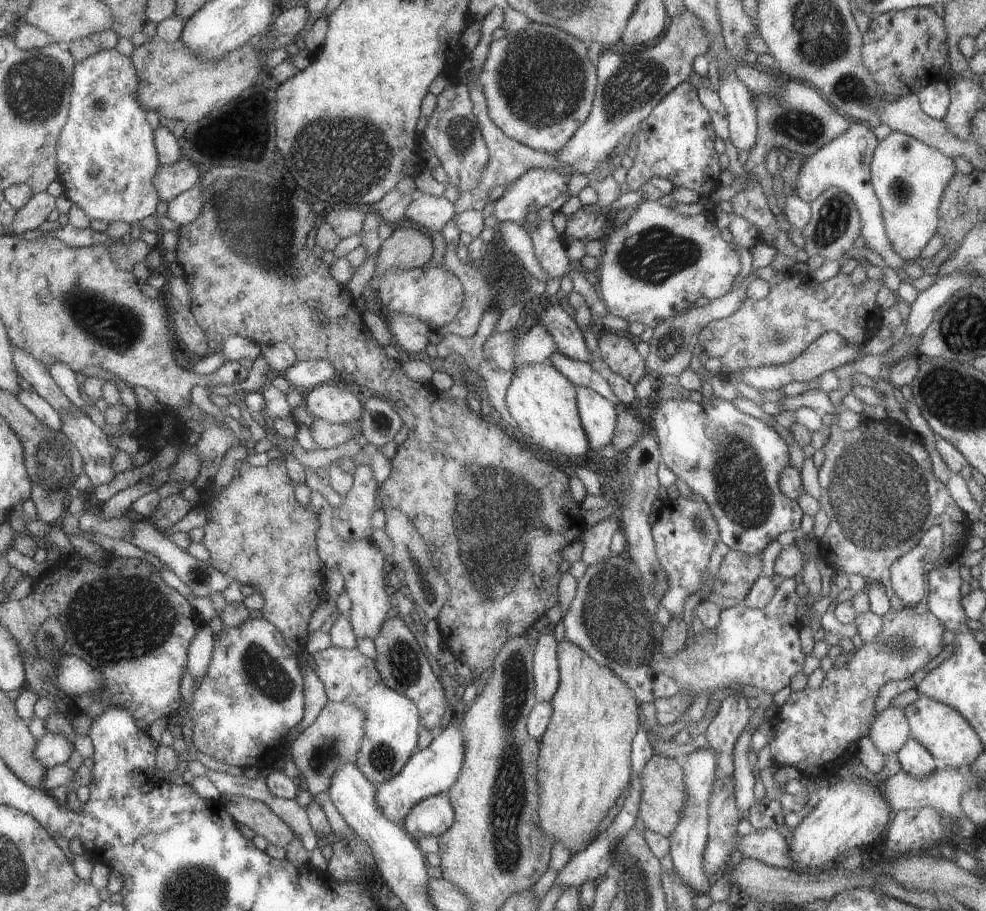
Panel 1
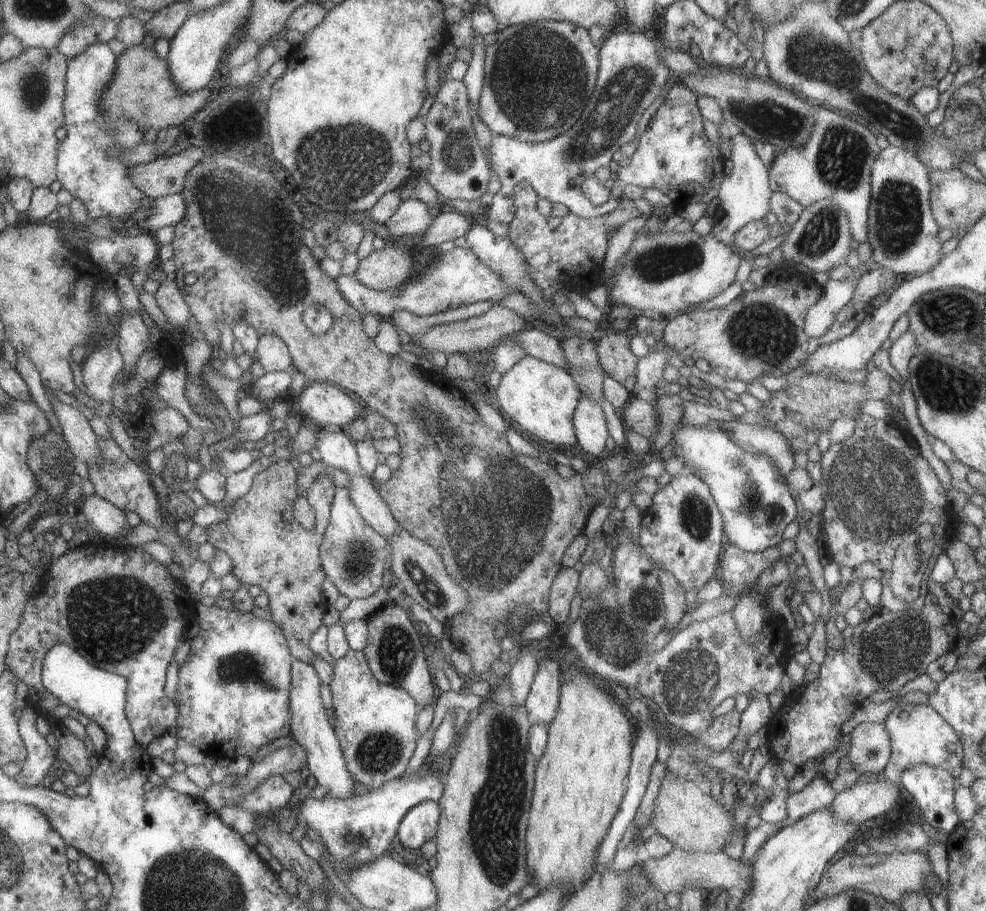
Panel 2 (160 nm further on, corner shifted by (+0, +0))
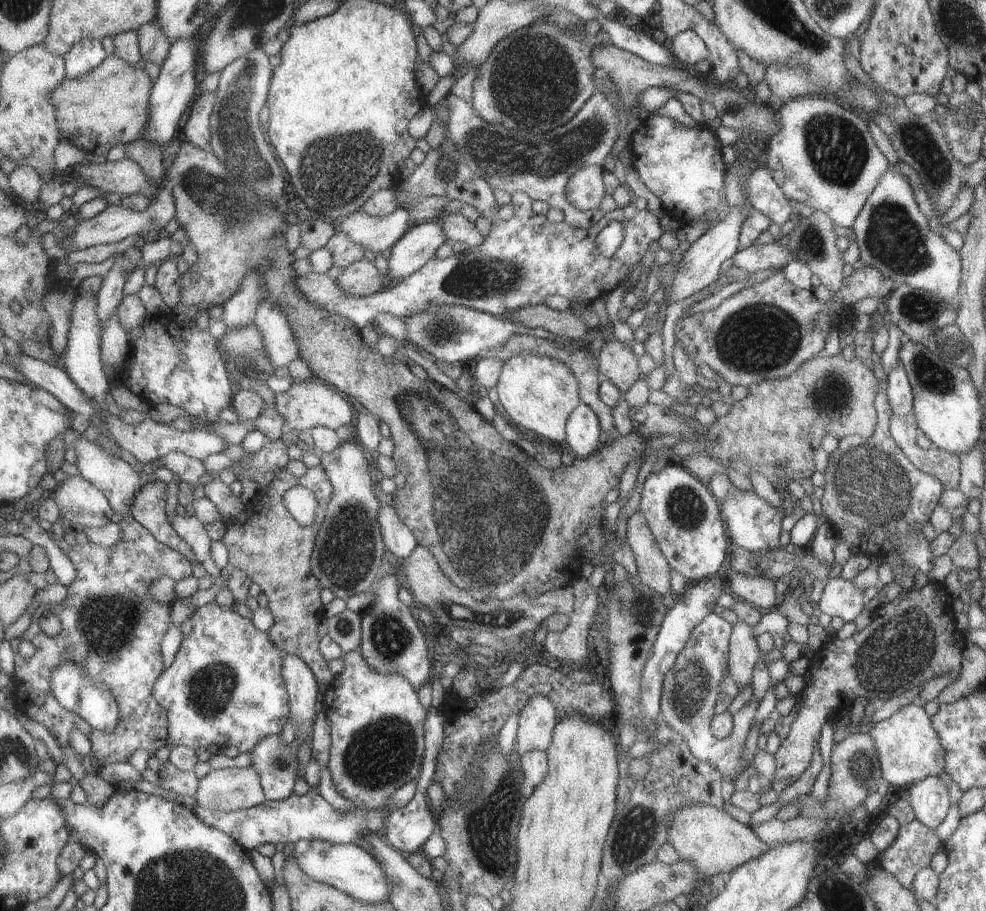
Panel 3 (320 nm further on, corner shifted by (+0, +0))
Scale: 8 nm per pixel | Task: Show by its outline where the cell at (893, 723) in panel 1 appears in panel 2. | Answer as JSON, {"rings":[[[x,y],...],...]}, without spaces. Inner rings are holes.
{"rings":[[[883,722],[860,723],[850,731],[847,760],[853,766],[852,771],[876,777],[884,771],[890,756],[891,740]]]}

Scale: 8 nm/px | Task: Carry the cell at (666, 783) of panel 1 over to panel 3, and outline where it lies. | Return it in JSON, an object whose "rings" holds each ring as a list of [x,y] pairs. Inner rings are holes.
{"rings":[[[687,805],[672,814],[667,831],[668,843],[682,861],[687,861],[703,878],[723,872],[731,874],[739,865],[763,854],[769,847],[755,836],[748,825],[730,817],[725,810],[709,805]]]}

